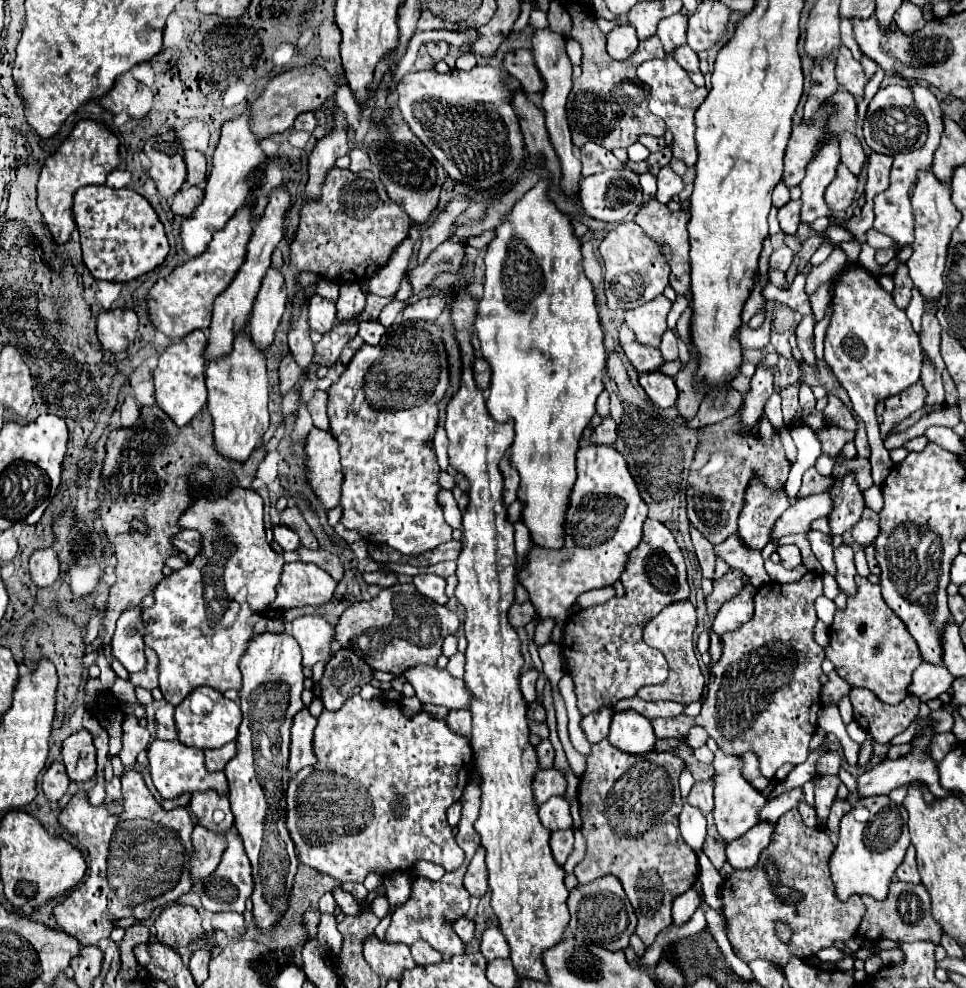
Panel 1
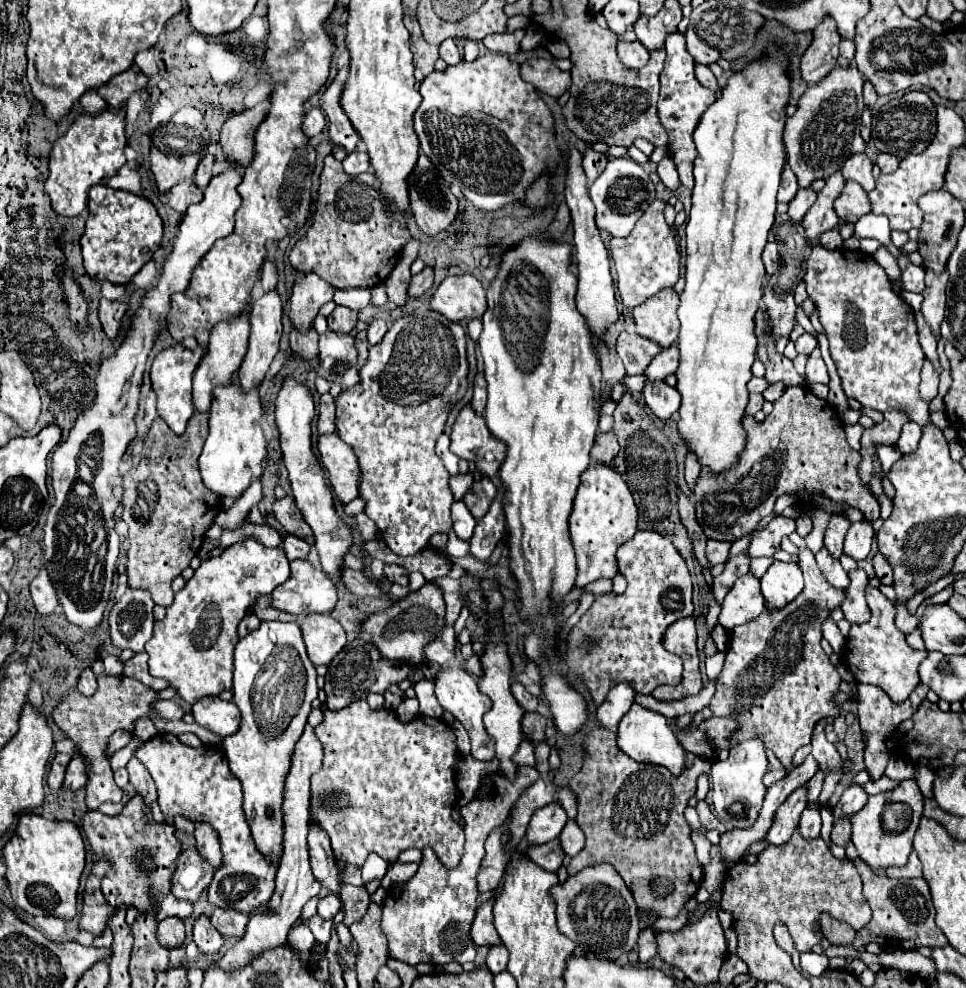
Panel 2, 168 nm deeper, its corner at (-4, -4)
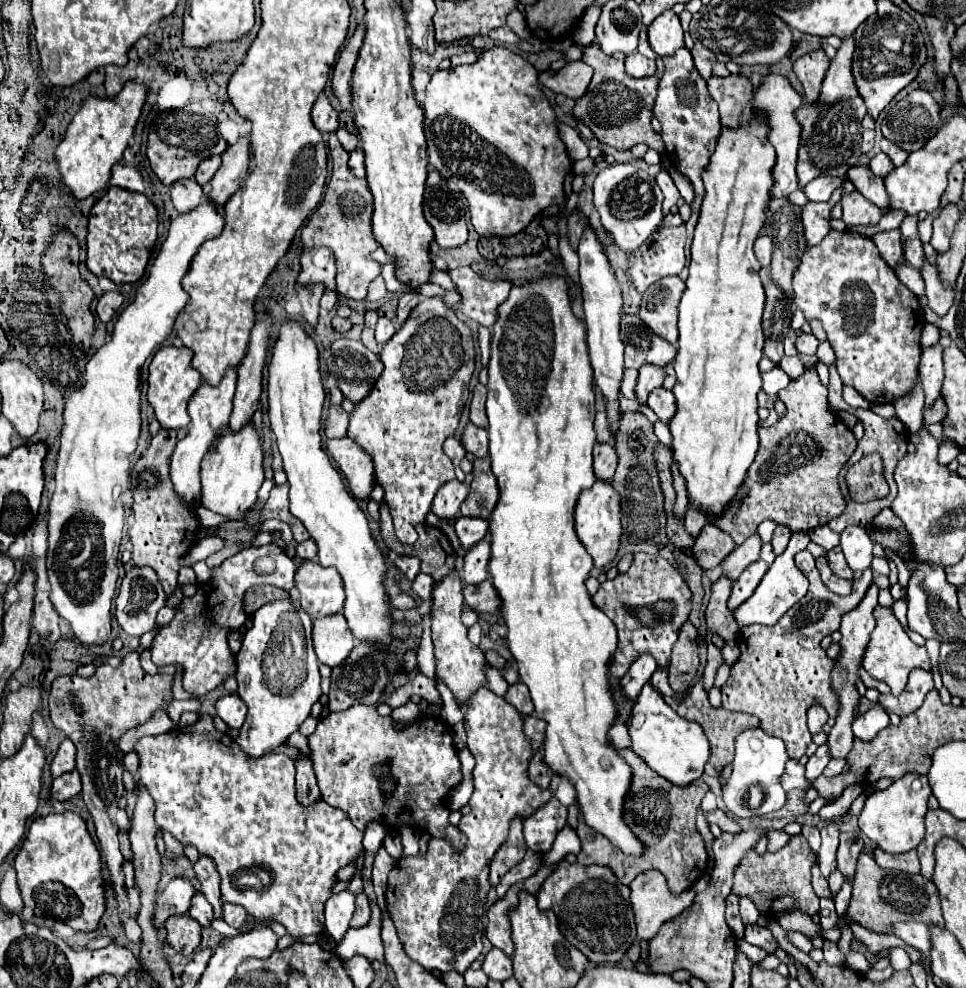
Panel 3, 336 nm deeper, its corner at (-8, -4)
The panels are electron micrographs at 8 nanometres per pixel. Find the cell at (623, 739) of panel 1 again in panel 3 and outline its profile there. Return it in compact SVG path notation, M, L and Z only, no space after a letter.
M647 682L641 690L641 694L637 696L635 700L635 706L633 706L633 714L629 718L629 734L631 734L631 750L641 756L647 766L651 770L655 770L659 776L671 780L675 786L689 786L693 780L701 778L703 774L703 768L705 764L709 762L711 758L711 744L703 732L703 728L697 724L697 722L691 722L691 720L685 720L681 718L677 712L673 712L673 708L663 700L663 696L651 686L651 682Z

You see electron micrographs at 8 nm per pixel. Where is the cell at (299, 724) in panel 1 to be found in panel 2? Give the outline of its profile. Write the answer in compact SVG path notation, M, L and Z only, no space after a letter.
M307 724L303 736L299 738L299 742L295 746L293 760L291 760L291 770L289 770L287 780L285 780L285 836L283 836L283 840L285 840L285 844L283 844L285 852L283 852L283 858L281 858L281 866L277 870L277 880L275 880L277 888L275 888L275 894L271 896L271 900L267 904L273 910L273 916L253 914L249 924L247 924L245 936L233 948L229 948L223 954L223 958L217 964L213 964L213 966L219 966L223 970L239 968L239 966L245 966L259 952L275 948L279 944L285 944L287 942L287 932L299 920L305 902L319 894L321 884L317 884L317 880L313 878L311 866L309 866L307 834L309 834L309 778L315 772L319 772L321 766L323 766L321 742L317 742L315 728Z

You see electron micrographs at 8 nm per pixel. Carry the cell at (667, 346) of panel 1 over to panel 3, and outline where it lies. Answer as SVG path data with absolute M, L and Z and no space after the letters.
M651 364L639 368L639 380L635 386L635 400L639 404L645 404L649 392L663 384L665 374L667 374L667 368L659 368L659 366L651 366Z

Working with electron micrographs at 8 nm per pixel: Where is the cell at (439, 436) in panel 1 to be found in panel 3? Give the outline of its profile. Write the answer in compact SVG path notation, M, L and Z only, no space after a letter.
M447 438L445 440L445 454L453 460L453 466L455 466L455 474L457 474L457 478L459 480L465 480L465 474L461 472L461 468L459 468L459 462L463 460L463 456L465 456L465 448L463 448L463 444L461 444L461 440L459 438Z

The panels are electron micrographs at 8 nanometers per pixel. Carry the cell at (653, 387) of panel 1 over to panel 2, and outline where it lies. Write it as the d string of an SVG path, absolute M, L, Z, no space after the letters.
M667 382L645 384L643 398L651 408L651 412L661 420L671 418L677 412L677 406L681 404L681 394L677 394L677 388L669 386Z

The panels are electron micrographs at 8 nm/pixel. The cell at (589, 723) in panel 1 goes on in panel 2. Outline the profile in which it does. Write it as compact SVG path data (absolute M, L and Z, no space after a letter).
M617 684L605 698L605 702L597 708L597 722L609 730L617 730L619 720L629 712L633 704L633 688L629 684Z

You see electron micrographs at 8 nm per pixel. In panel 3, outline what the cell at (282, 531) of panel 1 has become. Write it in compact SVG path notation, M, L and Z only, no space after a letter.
M305 540L297 544L297 556L301 556L303 560L313 560L317 556L317 544L313 540Z

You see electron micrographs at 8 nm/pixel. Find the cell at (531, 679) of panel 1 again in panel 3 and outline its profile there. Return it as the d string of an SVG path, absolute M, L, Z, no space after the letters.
M517 682L517 684L509 686L509 690L505 694L505 700L511 702L523 716L533 714L533 700L529 698L529 690L527 690L525 684Z

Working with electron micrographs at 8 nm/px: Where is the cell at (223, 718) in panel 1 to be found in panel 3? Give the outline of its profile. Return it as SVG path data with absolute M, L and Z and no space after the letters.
M229 694L217 700L217 714L227 722L229 728L241 728L241 724L245 722L247 706L237 694Z

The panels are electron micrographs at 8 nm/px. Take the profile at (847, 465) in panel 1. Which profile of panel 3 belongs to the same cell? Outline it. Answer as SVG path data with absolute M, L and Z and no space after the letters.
M805 368L805 372L799 378L791 380L789 386L785 386L779 392L779 398L785 402L787 414L781 420L777 420L777 424L761 428L759 454L747 472L747 480L737 492L737 498L733 500L729 510L723 516L713 518L713 524L725 530L735 540L735 544L743 544L749 536L753 536L757 532L757 526L767 518L791 528L791 532L809 532L837 518L845 510L845 500L839 492L837 474L857 448L857 440L853 432L837 418L837 414L829 410L827 388L821 384L815 368Z

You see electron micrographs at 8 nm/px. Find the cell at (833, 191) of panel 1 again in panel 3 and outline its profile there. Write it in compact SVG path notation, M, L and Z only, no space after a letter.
M857 190L851 194L843 194L843 222L847 226L871 226L881 218L881 210L869 204Z

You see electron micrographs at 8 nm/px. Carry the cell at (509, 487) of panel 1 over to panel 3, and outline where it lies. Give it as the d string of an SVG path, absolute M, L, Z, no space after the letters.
M483 538L477 546L473 546L465 554L463 564L463 582L465 584L479 584L487 578L487 564L489 564L489 540Z

